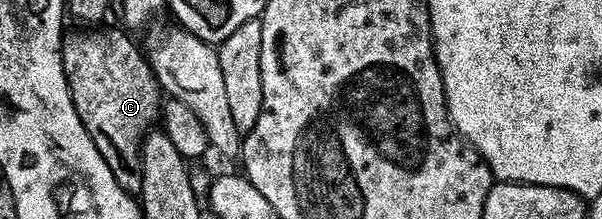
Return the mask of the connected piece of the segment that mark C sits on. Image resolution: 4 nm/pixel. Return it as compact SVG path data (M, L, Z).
M75 29L79 30L63 35L63 71L77 116L81 124L85 124L93 144L97 144L97 152L105 156L113 180L117 180L125 192L138 195L143 137L156 125L161 114L159 81L155 79L144 51L135 47L130 33L122 29Z

